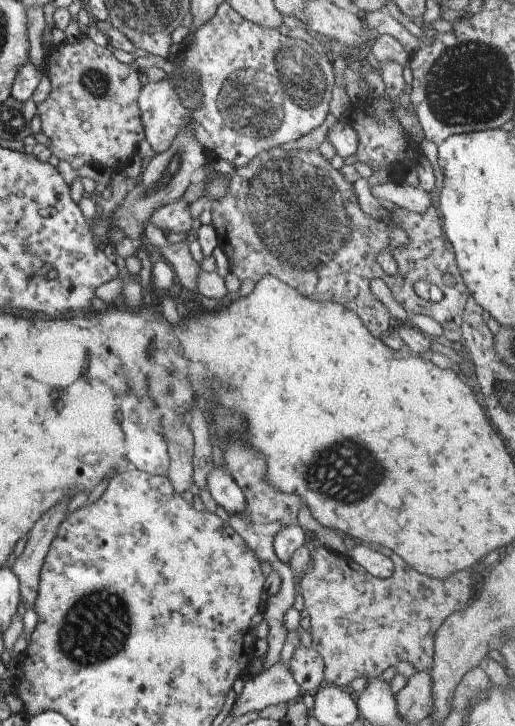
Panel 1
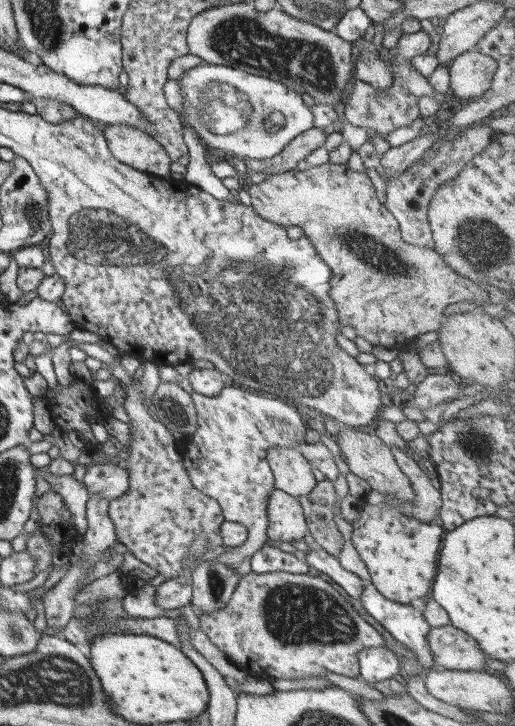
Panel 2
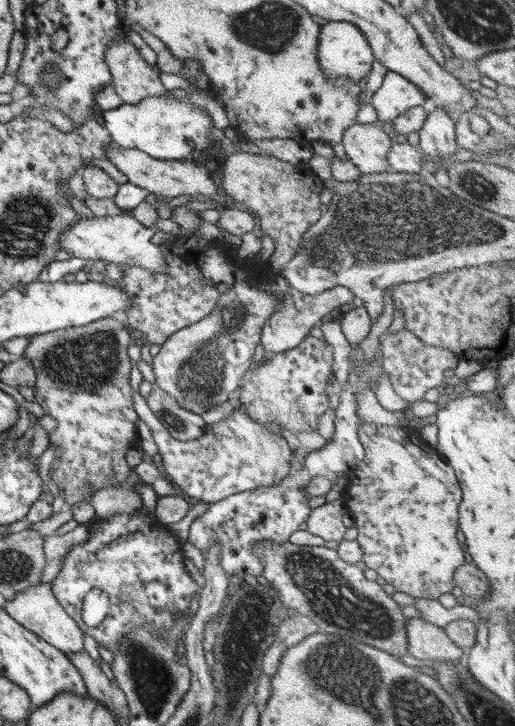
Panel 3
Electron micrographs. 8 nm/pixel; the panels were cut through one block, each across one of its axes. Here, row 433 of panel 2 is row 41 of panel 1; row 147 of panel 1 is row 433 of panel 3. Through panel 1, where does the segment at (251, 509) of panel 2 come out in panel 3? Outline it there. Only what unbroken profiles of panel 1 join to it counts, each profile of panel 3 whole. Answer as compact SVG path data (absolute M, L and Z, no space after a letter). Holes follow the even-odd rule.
M138 392L134 394L134 410L139 419L145 422L146 426L149 426L152 431L152 438L154 438L158 447L158 459L162 468L164 468L164 476L176 488L180 488L182 494L186 494L190 498L214 503L227 498L231 494L238 494L238 492L274 486L292 473L290 465L288 465L288 458L292 458L293 450L296 448L295 440L287 437L284 431L279 435L266 424L256 422L256 419L253 419L243 407L234 408L230 415L218 423L207 424L200 438L189 441L179 441L172 437L168 433L168 429L164 429L160 419L150 410L146 398Z

